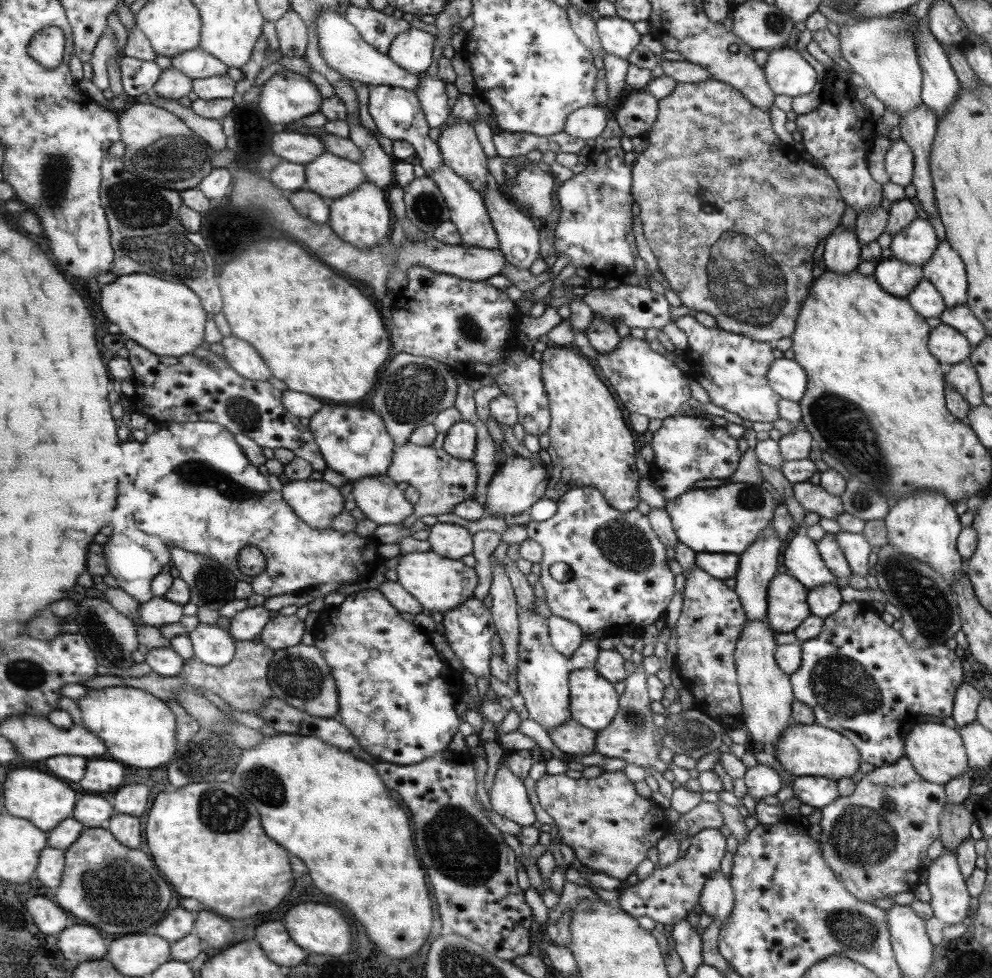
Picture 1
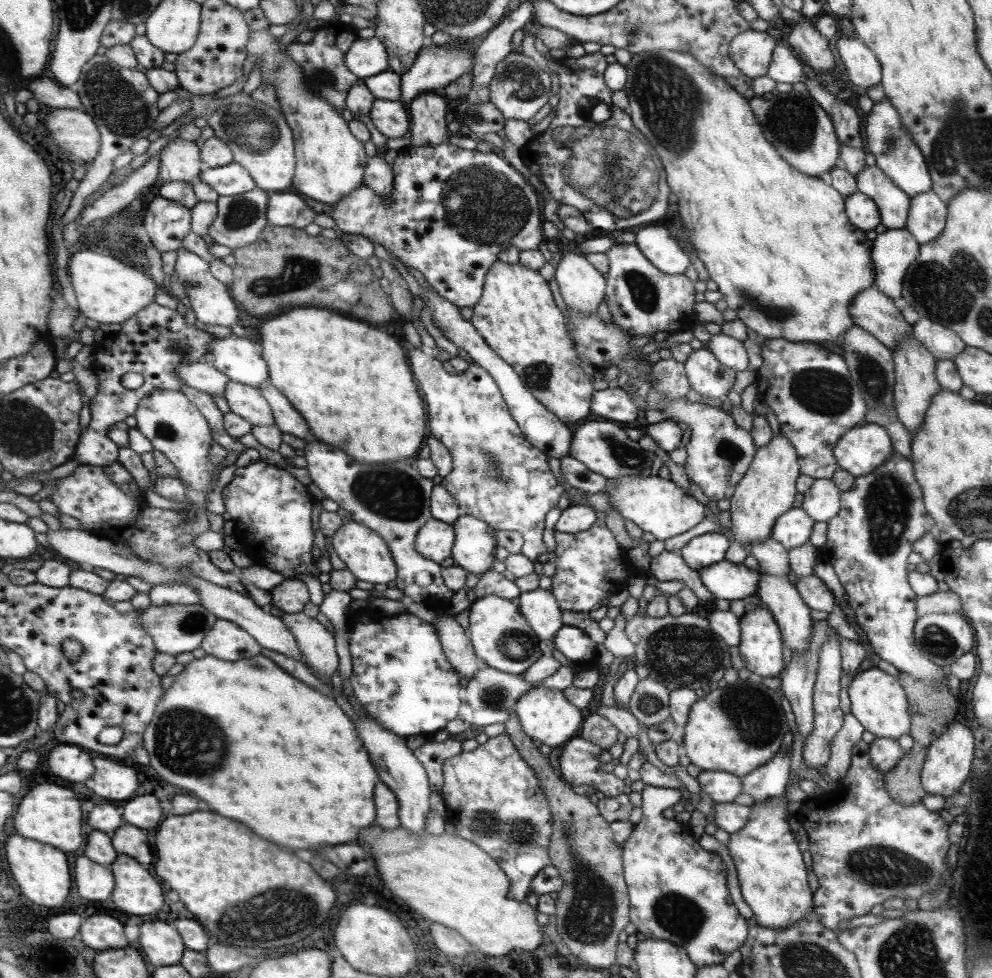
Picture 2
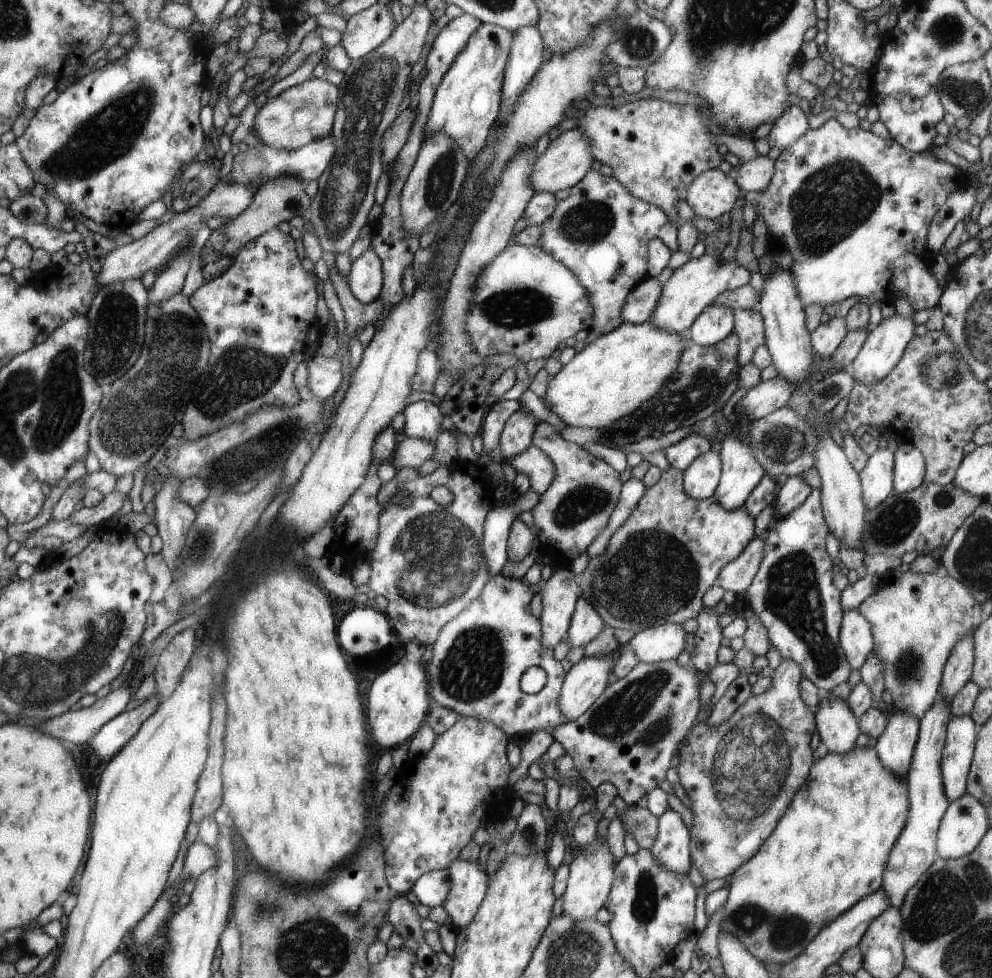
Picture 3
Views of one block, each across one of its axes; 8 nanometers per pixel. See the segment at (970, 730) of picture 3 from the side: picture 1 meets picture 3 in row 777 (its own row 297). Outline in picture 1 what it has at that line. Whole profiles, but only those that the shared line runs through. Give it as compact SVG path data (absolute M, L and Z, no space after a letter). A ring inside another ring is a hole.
M939 241L932 258L921 266L928 280L941 295L944 306L965 305L967 295L967 273L959 254L947 241Z

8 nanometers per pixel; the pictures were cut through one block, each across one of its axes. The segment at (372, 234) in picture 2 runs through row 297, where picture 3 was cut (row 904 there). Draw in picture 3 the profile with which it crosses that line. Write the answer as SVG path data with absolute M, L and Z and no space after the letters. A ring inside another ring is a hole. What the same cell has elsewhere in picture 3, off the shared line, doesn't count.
M460 856L447 868L451 888L441 904L451 920L451 927L463 930L476 916L476 910L487 892L488 873L479 868L477 861L462 859Z

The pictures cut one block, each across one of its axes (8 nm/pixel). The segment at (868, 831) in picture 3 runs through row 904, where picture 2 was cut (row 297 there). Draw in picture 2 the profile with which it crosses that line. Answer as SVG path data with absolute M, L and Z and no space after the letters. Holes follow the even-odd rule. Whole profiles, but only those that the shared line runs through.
M661 49L638 52L630 56L629 62L624 65L626 81L622 88L628 100L626 111L636 129L650 142L650 146L664 163L669 188L673 189L677 197L679 220L683 223L685 233L689 234L689 244L709 275L709 285L722 294L726 307L734 310L736 318L746 328L757 333L758 338L840 347L844 343L845 332L854 325L849 313L852 300L864 288L873 286L876 277L875 270L871 270L871 242L865 238L863 231L855 232L855 227L848 220L844 197L841 197L832 185L825 185L818 177L807 176L793 168L764 135L763 126L749 109L748 98L741 96L728 81L715 76L696 57L688 52Z

